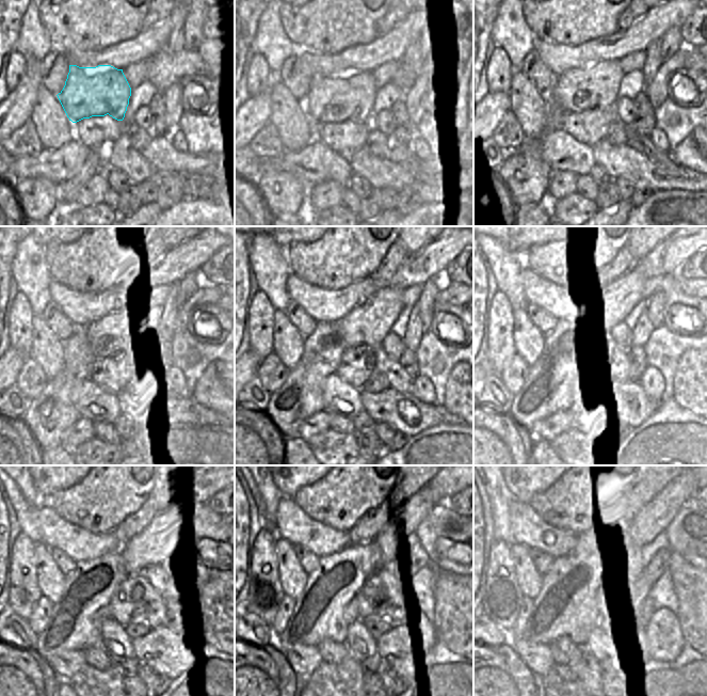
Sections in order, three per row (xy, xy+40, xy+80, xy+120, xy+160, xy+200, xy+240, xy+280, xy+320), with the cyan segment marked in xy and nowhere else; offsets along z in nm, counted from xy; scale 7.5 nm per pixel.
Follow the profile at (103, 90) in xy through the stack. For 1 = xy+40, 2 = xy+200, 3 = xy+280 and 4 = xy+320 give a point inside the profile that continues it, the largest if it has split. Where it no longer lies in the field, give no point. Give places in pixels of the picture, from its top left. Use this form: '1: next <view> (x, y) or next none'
1: next xy+40 (334, 98)
2: next xy+200 (619, 313)
3: next xy+280 (402, 530)
4: next xy+320 (657, 515)

